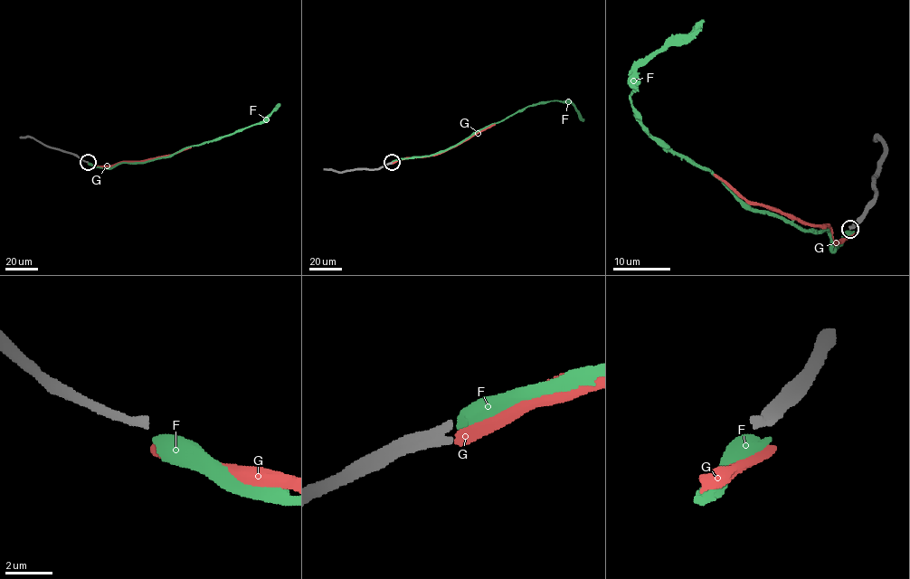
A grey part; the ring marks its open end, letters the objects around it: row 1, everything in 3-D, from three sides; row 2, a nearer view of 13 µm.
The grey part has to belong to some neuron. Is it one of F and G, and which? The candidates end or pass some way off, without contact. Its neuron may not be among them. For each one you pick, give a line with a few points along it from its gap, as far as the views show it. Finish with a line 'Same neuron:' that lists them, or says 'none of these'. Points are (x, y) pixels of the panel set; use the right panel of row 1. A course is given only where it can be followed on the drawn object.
F: Its course: (849, 231), (830, 248), (826, 231), (753, 212), (642, 127), (633, 71), (700, 21)
Same neuron: F

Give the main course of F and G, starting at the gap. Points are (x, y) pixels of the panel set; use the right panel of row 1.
F: (849, 231), (830, 248), (826, 231), (753, 212), (642, 127), (633, 71), (700, 21)
G: (852, 232), (840, 242), (835, 242), (828, 226), (813, 226), (763, 204), (751, 204), (725, 180), (713, 175)

